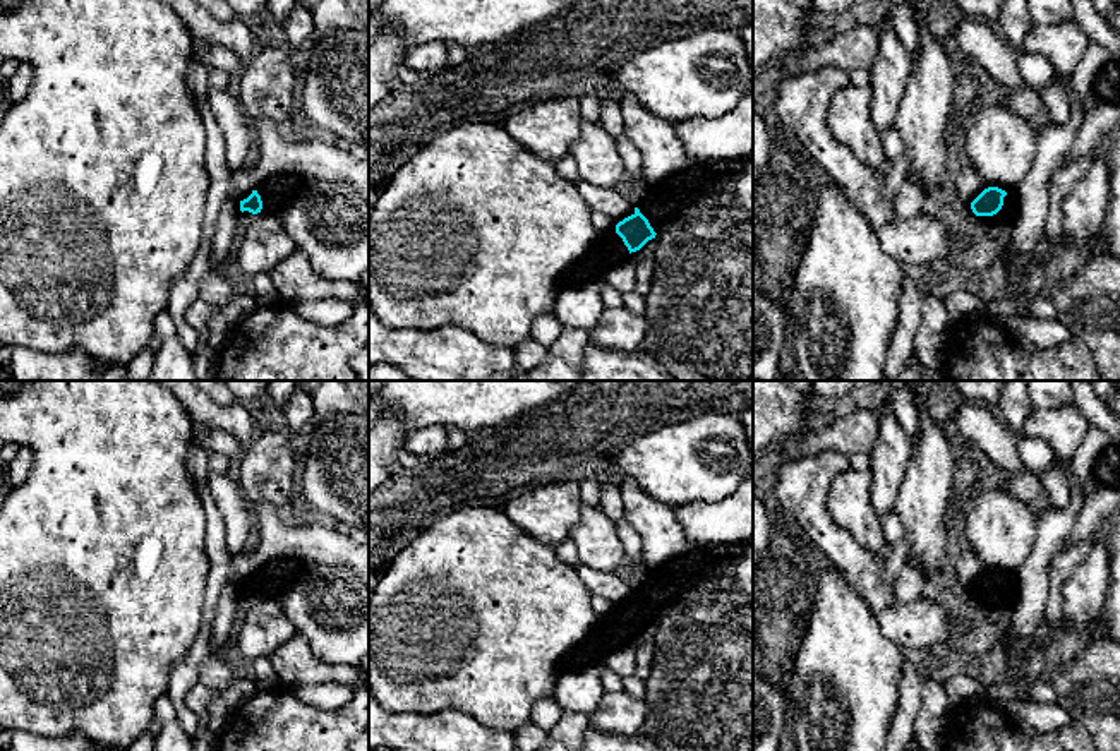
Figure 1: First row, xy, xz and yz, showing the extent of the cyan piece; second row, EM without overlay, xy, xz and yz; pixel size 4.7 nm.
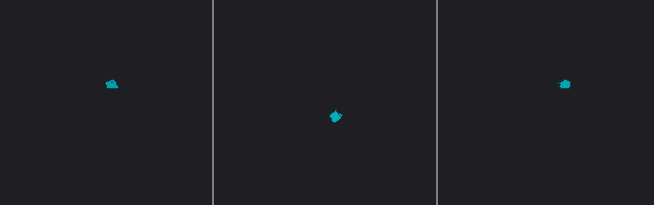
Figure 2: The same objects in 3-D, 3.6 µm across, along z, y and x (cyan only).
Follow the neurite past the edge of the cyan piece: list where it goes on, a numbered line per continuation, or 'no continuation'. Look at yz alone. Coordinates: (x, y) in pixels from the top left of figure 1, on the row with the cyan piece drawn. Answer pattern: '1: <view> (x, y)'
1: yz (1009, 210)

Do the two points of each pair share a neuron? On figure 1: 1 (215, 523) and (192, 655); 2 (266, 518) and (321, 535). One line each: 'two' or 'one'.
1: one
2: one

